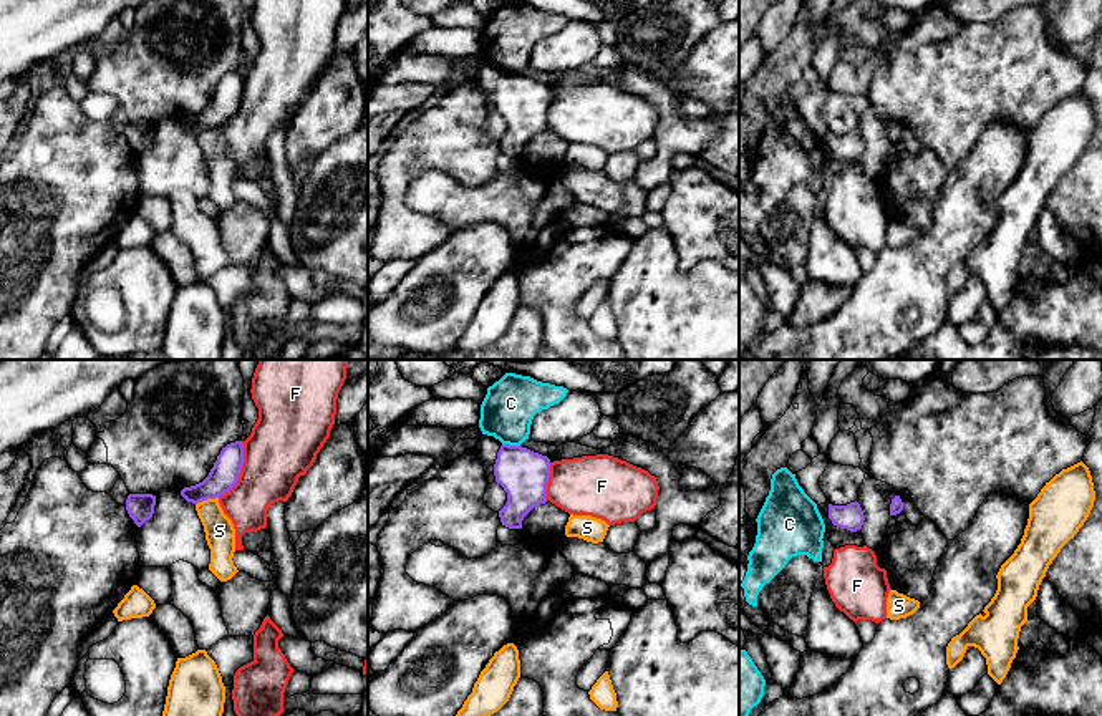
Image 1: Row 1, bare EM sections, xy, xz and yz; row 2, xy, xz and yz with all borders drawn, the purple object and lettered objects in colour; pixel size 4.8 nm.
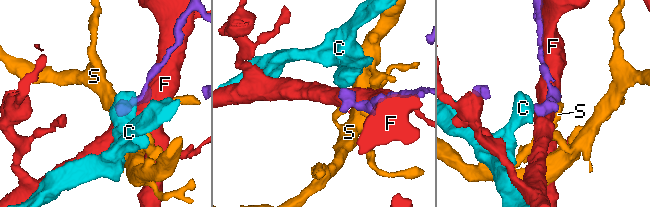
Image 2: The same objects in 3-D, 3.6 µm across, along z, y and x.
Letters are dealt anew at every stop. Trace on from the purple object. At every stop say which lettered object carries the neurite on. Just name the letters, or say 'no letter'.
no letter

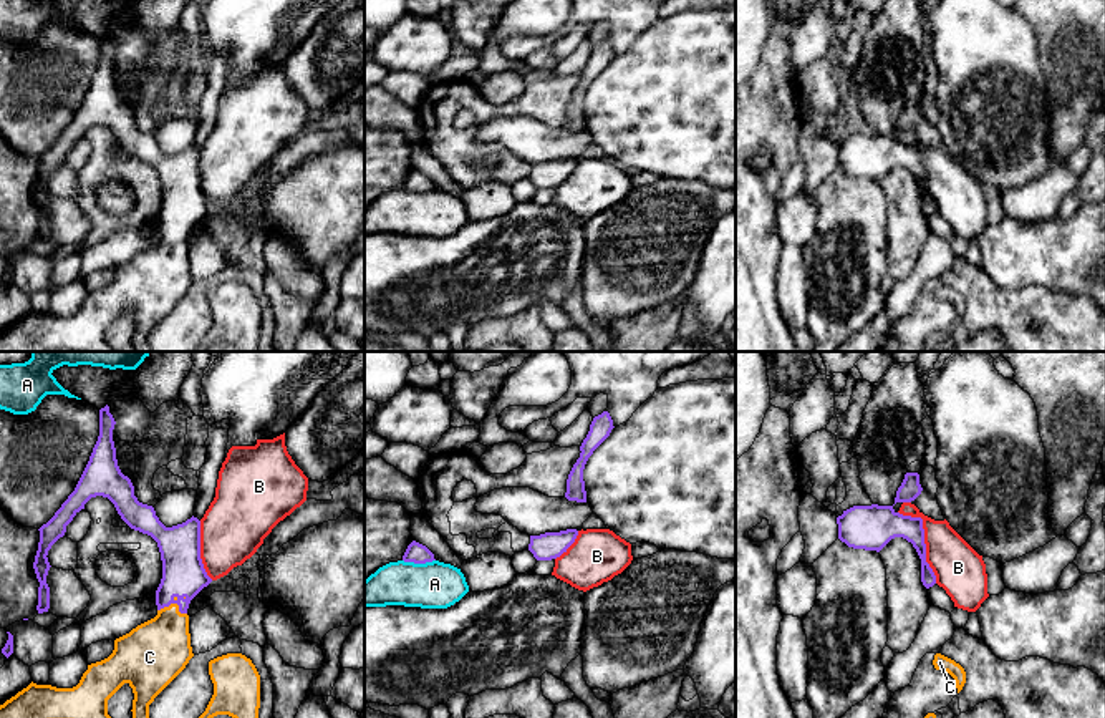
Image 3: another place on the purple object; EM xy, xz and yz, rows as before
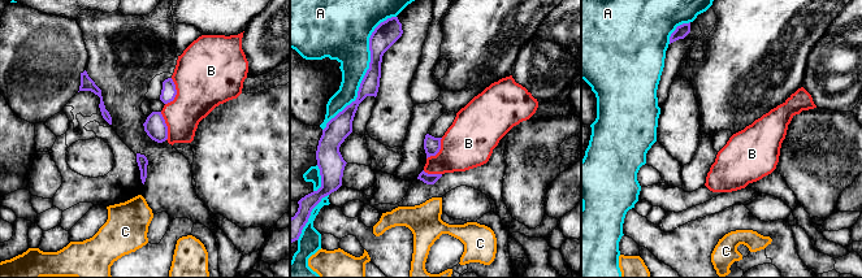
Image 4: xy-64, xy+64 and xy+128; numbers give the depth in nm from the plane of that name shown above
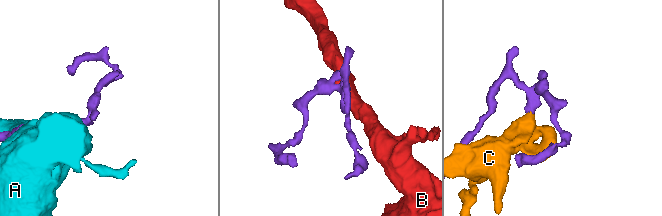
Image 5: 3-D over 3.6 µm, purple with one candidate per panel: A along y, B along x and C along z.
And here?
C

